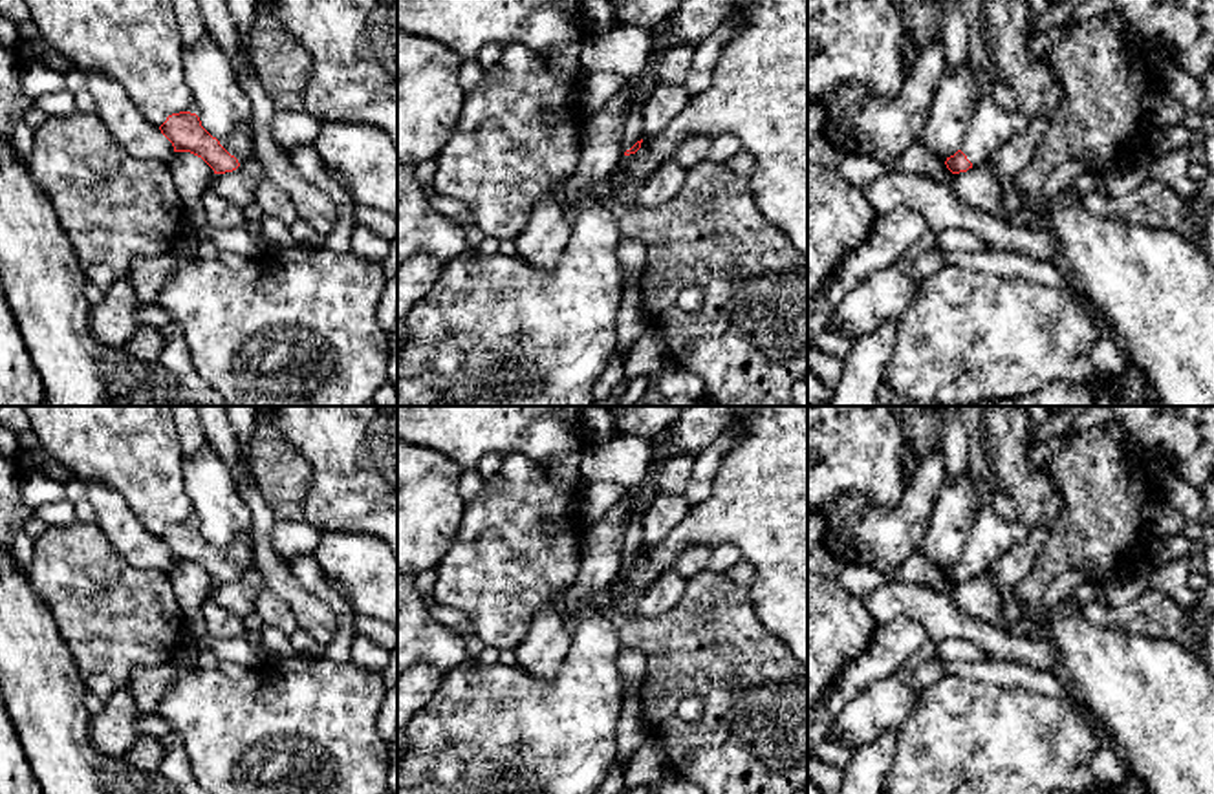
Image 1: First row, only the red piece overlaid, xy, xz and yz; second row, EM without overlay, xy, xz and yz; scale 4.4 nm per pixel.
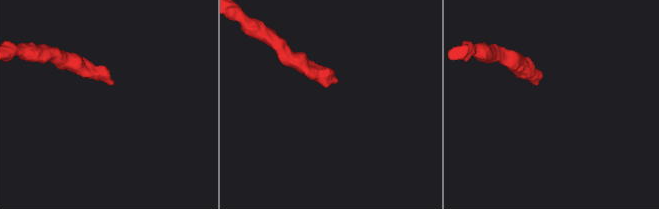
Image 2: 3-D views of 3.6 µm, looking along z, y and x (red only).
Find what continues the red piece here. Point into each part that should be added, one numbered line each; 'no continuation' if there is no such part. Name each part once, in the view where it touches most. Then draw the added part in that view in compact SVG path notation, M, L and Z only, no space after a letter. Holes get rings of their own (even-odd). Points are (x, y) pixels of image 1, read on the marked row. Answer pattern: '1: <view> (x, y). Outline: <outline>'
1: xy (242, 143). Outline: M238 126L229 139L220 141L220 145L244 163L247 159L256 157L256 141L258 135L255 134L253 126Z

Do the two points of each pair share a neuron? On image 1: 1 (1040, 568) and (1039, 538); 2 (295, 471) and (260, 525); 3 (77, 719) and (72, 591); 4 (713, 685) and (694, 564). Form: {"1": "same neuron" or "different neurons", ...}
{"1": "different neurons", "2": "different neurons", "3": "different neurons", "4": "different neurons"}

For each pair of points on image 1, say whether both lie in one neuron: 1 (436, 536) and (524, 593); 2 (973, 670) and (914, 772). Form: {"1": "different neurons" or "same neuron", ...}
{"1": "different neurons", "2": "different neurons"}

